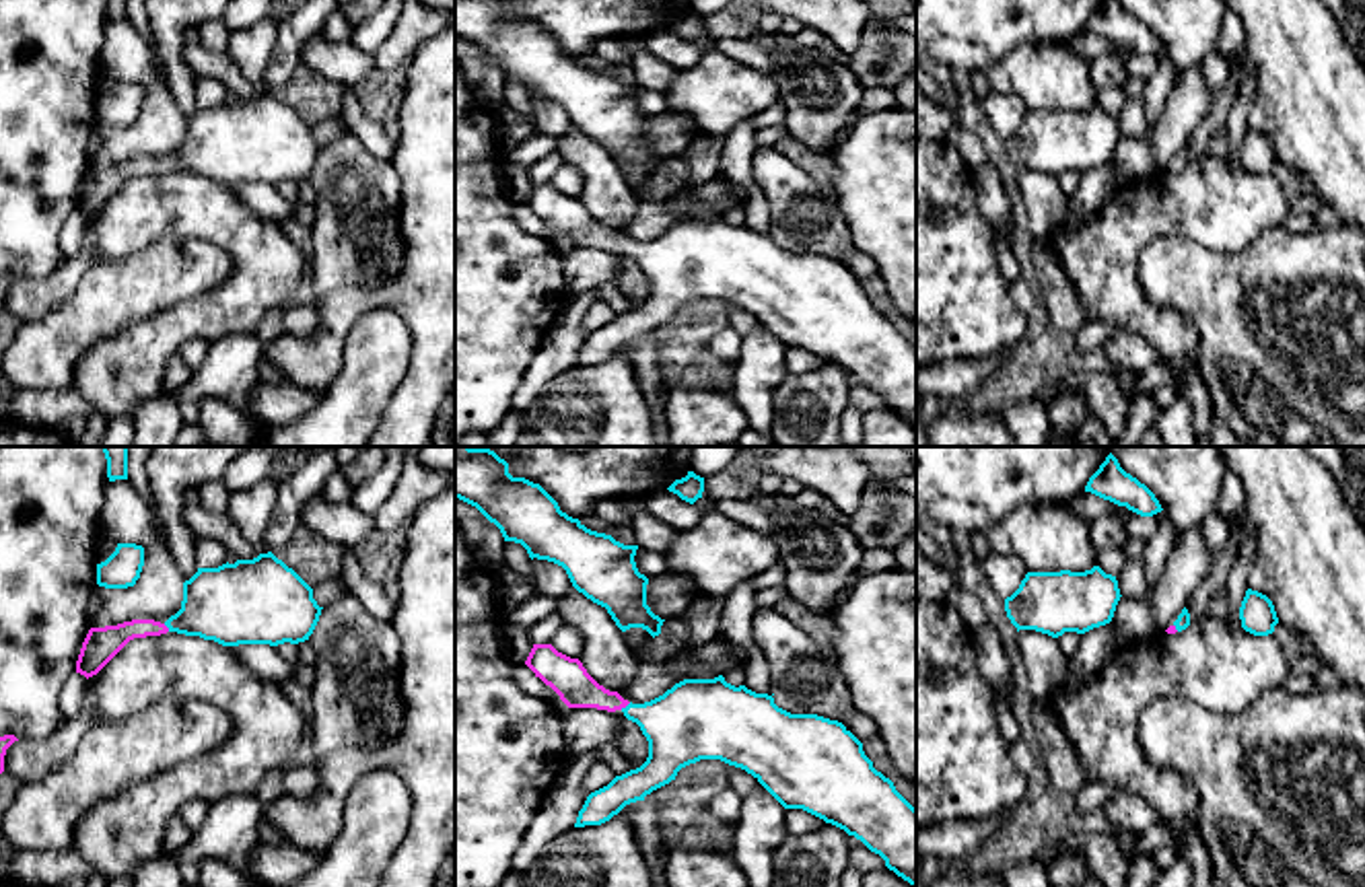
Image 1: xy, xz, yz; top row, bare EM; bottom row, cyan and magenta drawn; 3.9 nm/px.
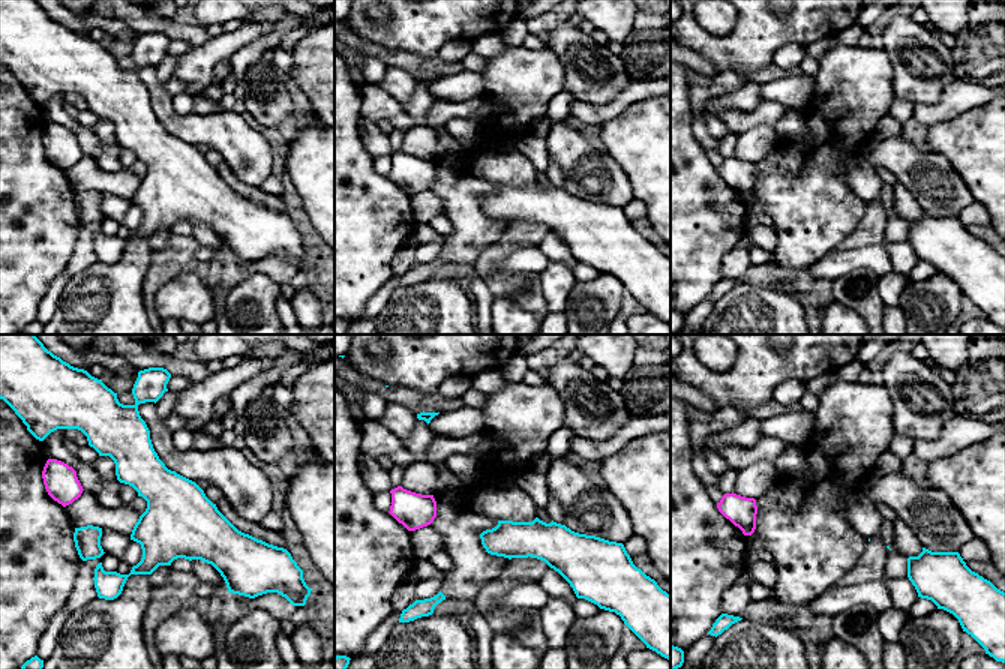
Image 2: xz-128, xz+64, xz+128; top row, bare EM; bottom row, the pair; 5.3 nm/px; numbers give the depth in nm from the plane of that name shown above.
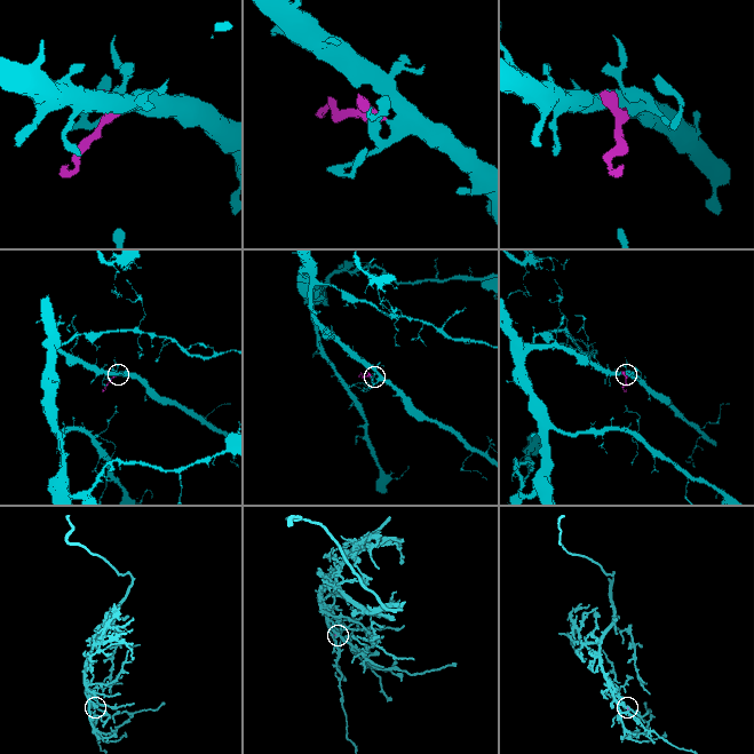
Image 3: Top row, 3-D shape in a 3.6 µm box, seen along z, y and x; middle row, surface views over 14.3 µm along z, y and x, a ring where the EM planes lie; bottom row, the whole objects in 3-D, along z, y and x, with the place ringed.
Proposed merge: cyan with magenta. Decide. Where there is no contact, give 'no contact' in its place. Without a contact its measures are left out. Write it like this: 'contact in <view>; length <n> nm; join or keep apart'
contact in xz; length 50 nm; join

